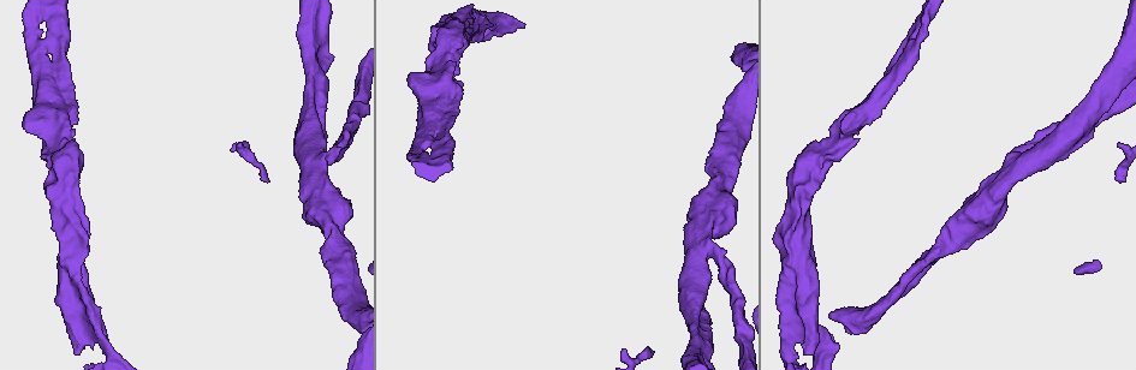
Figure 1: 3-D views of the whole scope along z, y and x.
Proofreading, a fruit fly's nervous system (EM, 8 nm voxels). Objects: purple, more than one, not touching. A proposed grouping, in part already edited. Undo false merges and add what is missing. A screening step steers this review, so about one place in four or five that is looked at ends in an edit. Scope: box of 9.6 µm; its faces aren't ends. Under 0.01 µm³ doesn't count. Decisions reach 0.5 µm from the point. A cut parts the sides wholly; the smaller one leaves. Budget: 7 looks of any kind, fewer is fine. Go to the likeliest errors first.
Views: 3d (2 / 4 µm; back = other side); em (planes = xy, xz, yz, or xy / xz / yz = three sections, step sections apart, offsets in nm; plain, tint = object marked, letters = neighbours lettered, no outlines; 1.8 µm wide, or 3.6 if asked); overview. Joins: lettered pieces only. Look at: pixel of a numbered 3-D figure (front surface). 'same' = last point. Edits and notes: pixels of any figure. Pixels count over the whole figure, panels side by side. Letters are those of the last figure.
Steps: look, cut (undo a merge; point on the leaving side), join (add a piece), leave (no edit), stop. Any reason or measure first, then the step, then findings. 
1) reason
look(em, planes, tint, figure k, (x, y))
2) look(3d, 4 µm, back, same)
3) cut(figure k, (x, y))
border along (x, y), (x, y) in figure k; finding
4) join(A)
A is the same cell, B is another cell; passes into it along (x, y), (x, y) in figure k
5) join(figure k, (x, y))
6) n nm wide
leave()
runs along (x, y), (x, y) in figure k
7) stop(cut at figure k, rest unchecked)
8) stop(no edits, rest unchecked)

thick turns thin
look(em, xz, step 16, letters, figure 1, (432, 128))

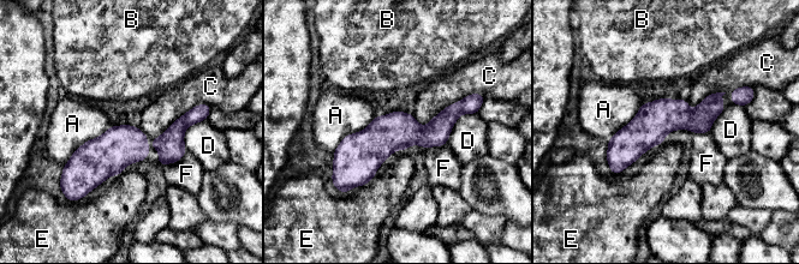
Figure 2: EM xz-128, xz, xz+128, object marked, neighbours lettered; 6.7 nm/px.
C touches over 420 nm
leave()
A, B, C, D, E and F are other cells; runs along (465, 104), (335, 164) in figure 2; one neuron here

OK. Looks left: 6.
branch stops here
look(3d, 4 µm, figure 1, (650, 349))

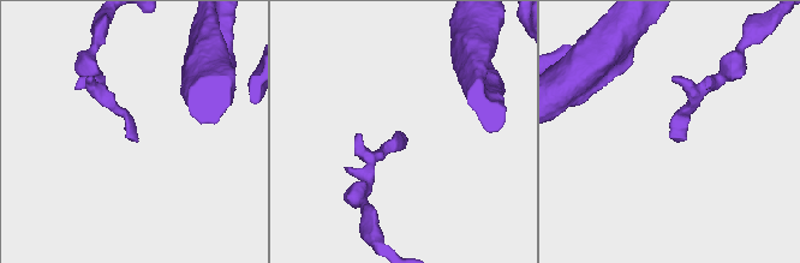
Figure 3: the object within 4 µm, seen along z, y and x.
look(em, 3.6 µm, planes, plain, figure 3, (398, 132))

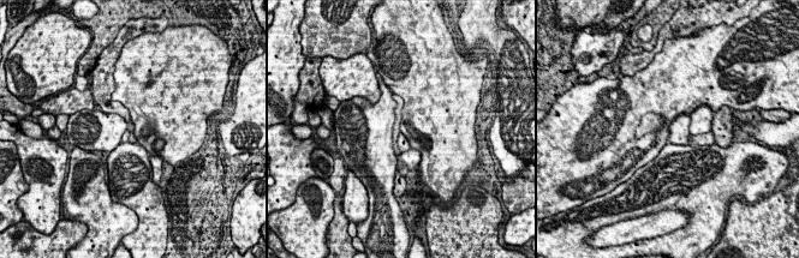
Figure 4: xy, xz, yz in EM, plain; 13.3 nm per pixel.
see the neighbours
look(em, 3.6 µm, planes, letters, same)

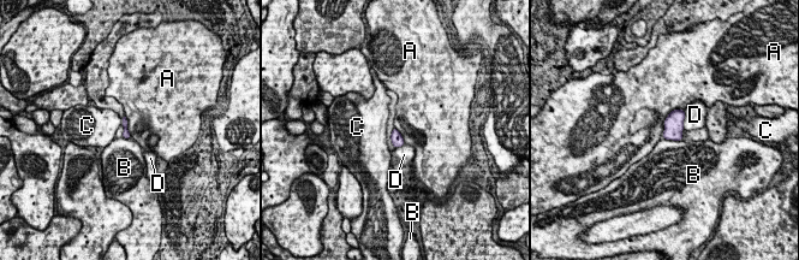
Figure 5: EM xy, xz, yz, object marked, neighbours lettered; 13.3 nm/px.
leave()
A, B, C and D are other cells; border along (684, 110), (668, 114), (662, 137) in figure 5; none of them fits

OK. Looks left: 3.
three-way junction
look(em, xz, step 8, letters, figure 1, (77, 292))

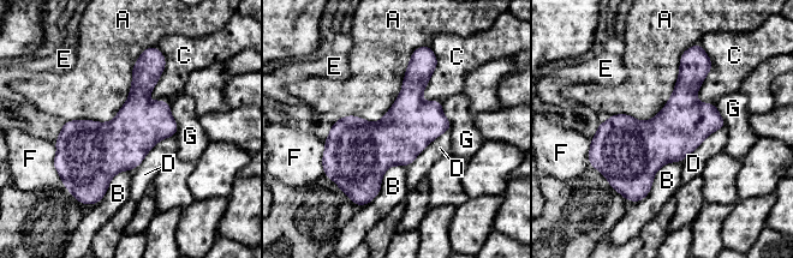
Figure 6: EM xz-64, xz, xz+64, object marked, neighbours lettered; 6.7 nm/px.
360 nm wide
leave()
A, B, C, D, E, F and G are other cells; one neuron here

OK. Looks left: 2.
stop(no edits, rest unchecked)

